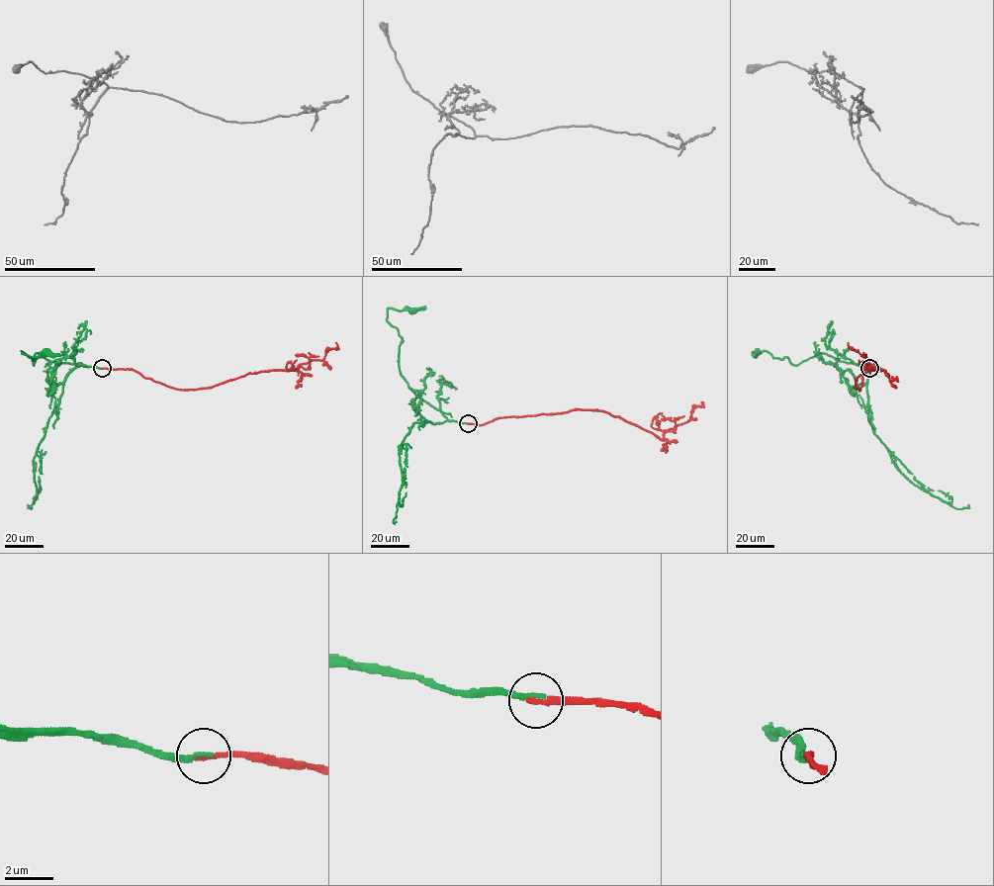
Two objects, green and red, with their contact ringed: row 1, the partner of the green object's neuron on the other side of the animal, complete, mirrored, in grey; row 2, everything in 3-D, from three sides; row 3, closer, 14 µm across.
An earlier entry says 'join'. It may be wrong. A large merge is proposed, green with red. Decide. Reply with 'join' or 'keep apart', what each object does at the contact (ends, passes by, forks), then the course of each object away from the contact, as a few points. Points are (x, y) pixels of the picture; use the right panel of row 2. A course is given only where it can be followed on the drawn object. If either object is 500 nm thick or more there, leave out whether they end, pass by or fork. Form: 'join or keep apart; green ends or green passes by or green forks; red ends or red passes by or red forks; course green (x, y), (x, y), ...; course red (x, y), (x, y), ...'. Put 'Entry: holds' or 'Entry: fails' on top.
Entry: holds
join; green ends; red ends; course green (868, 368), (826, 354), (795, 365), (785, 357), (774, 358), (766, 351), (754, 353), (756, 357), (755, 352); course red (869, 368), (863, 370), (859, 389), (855, 387), (856, 380), (861, 373), (885, 370), (848, 342)

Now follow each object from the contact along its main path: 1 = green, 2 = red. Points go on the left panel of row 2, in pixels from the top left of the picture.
1: (102, 368), (49, 361), (36, 353), (34, 365), (36, 357), (32, 358), (21, 351), (32, 357), (46, 352)
2: (102, 368), (132, 369), (177, 389), (196, 390), (261, 371), (296, 370), (322, 360), (335, 342)

